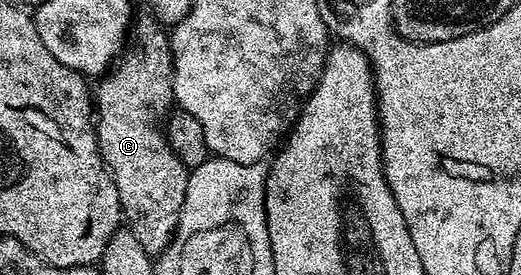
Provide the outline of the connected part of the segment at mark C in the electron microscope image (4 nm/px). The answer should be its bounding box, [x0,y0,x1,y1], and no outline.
[93,17,189,257]

